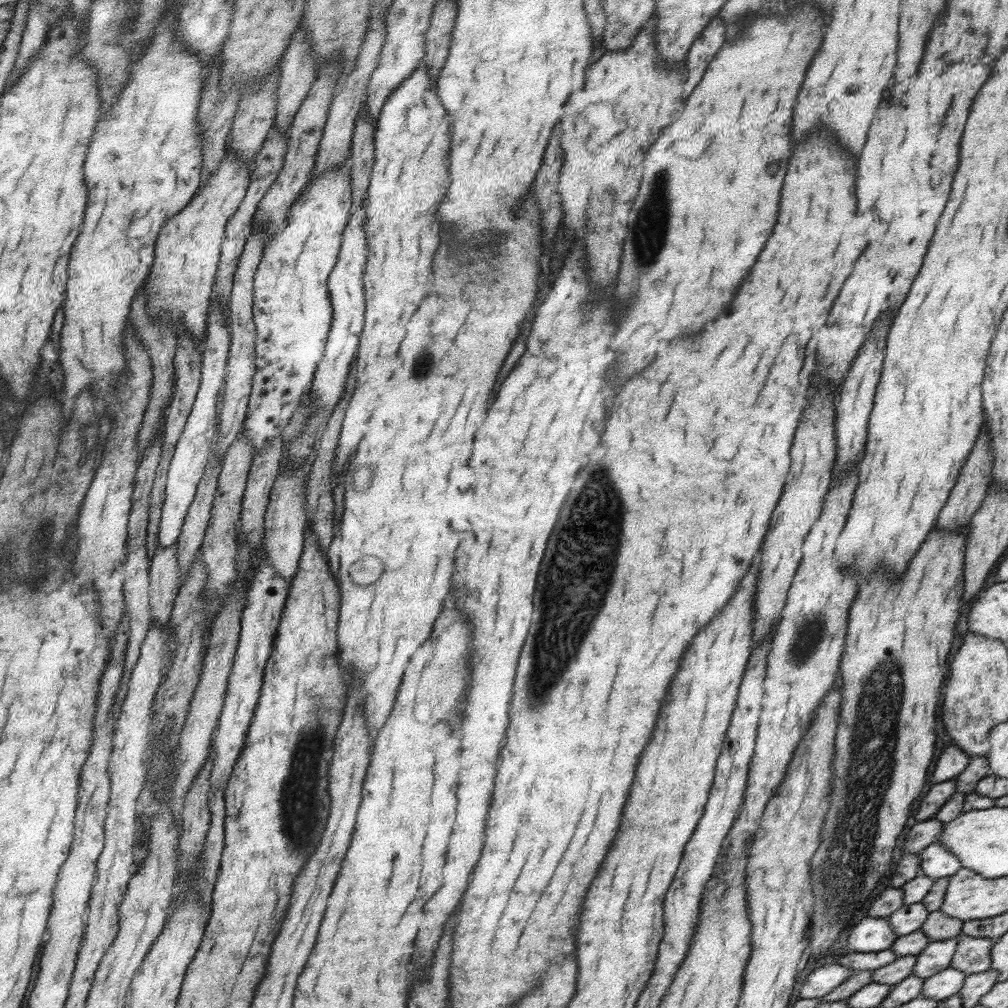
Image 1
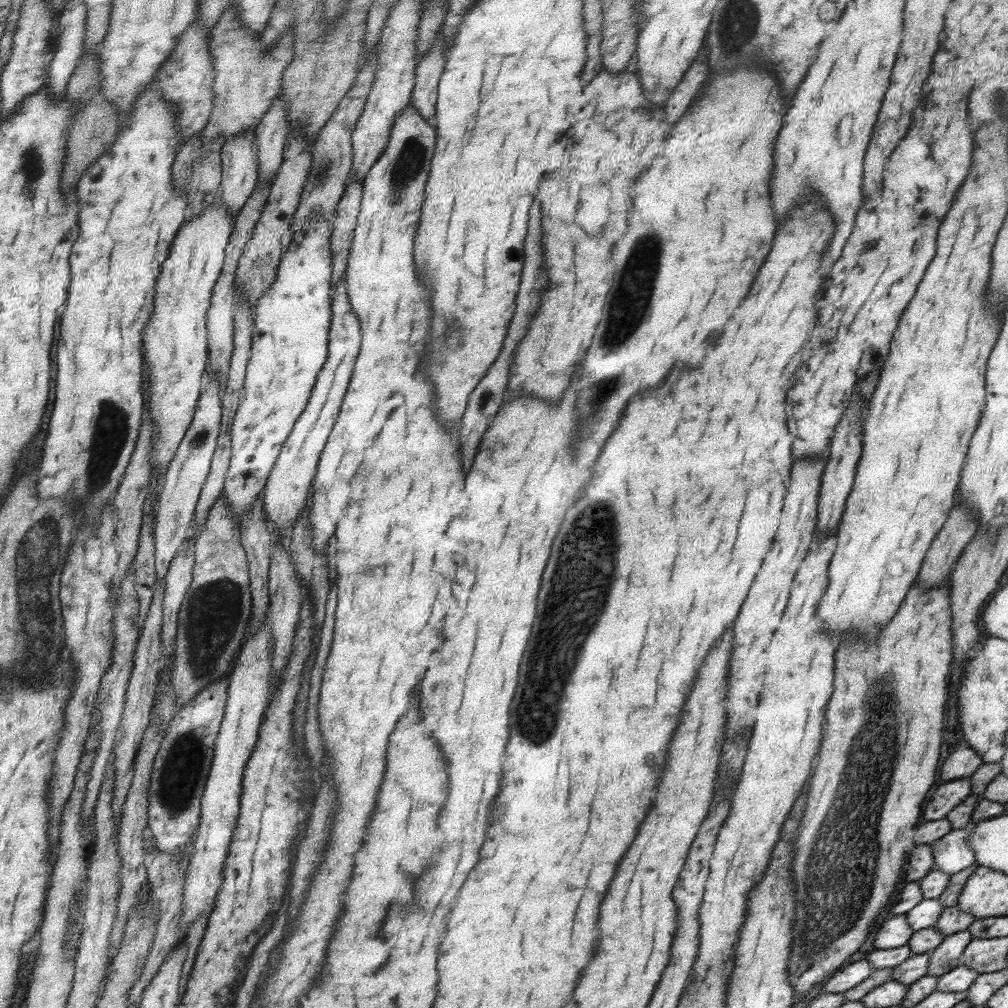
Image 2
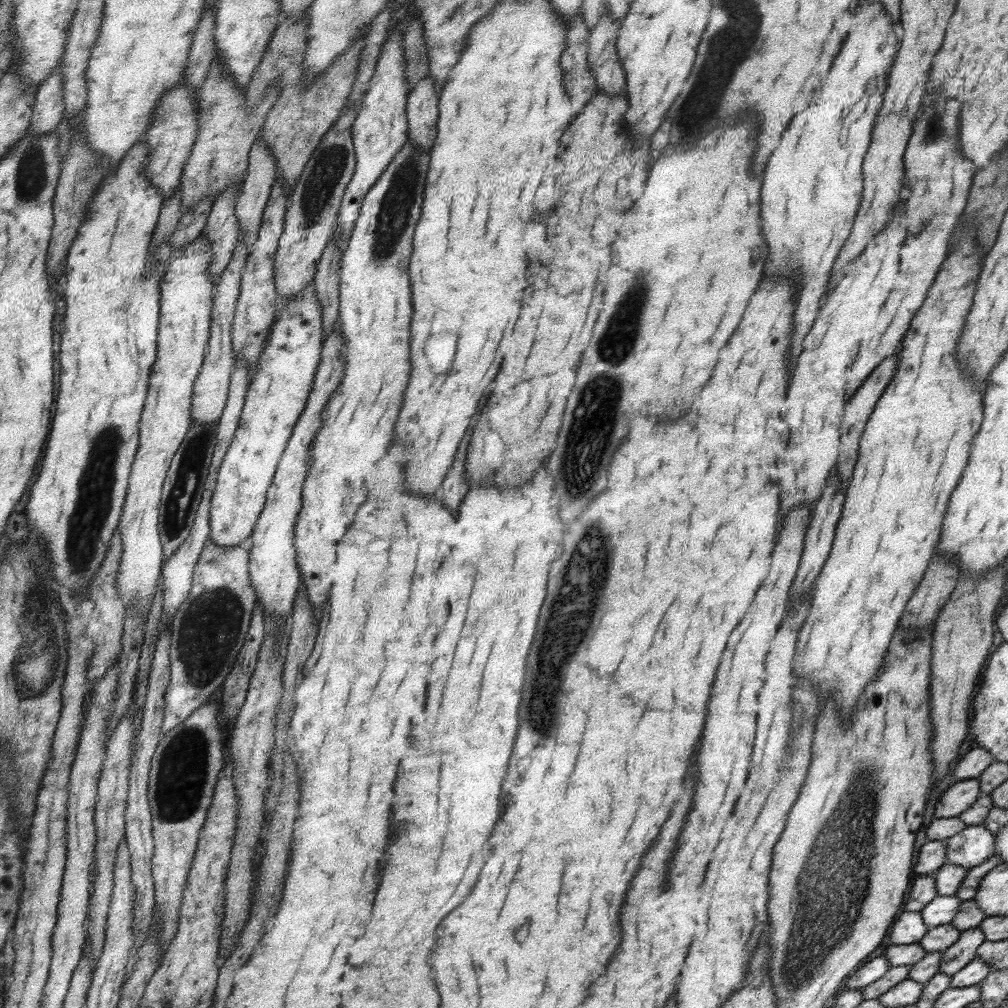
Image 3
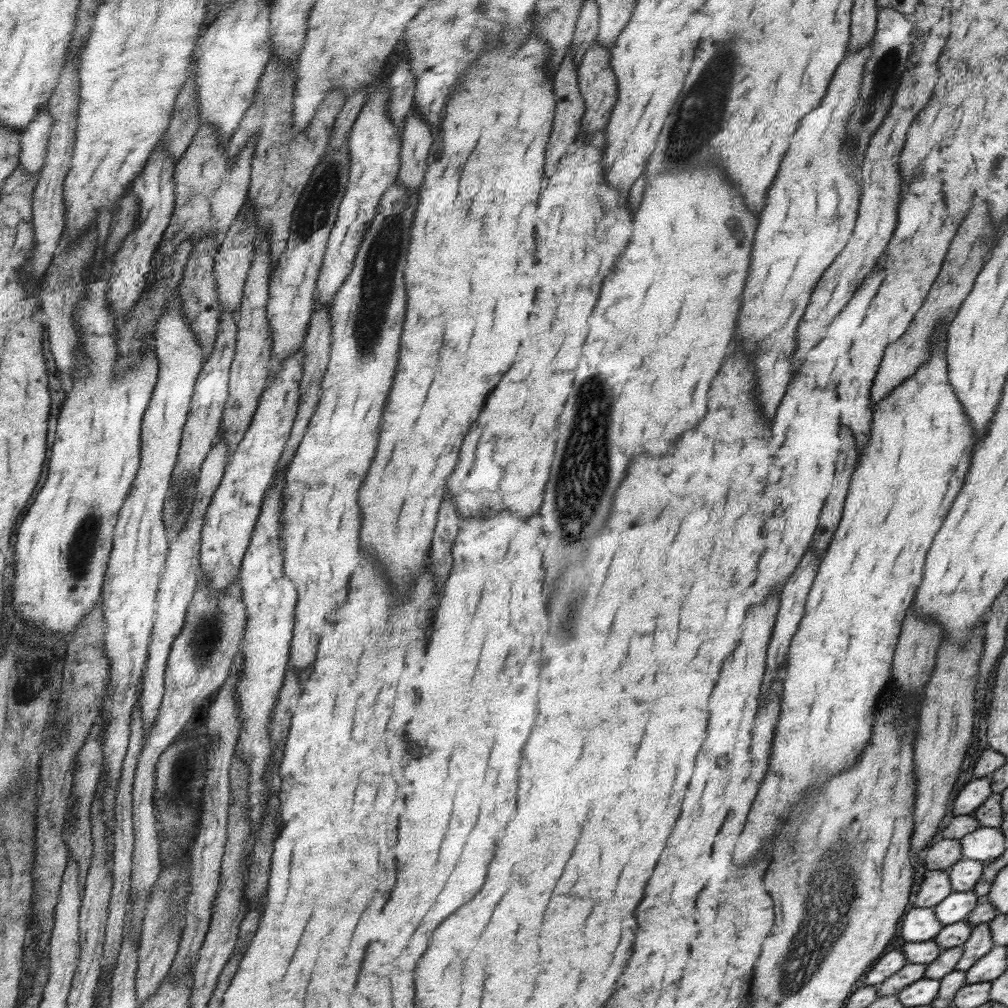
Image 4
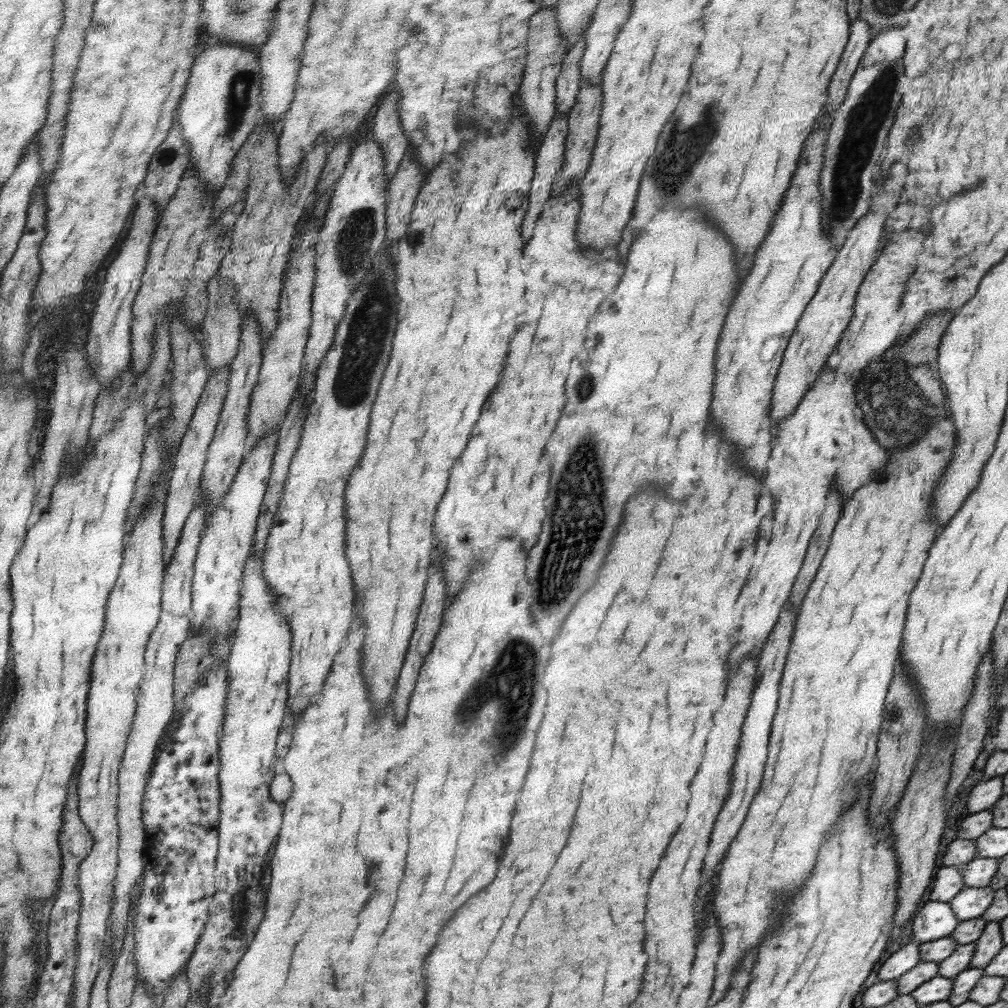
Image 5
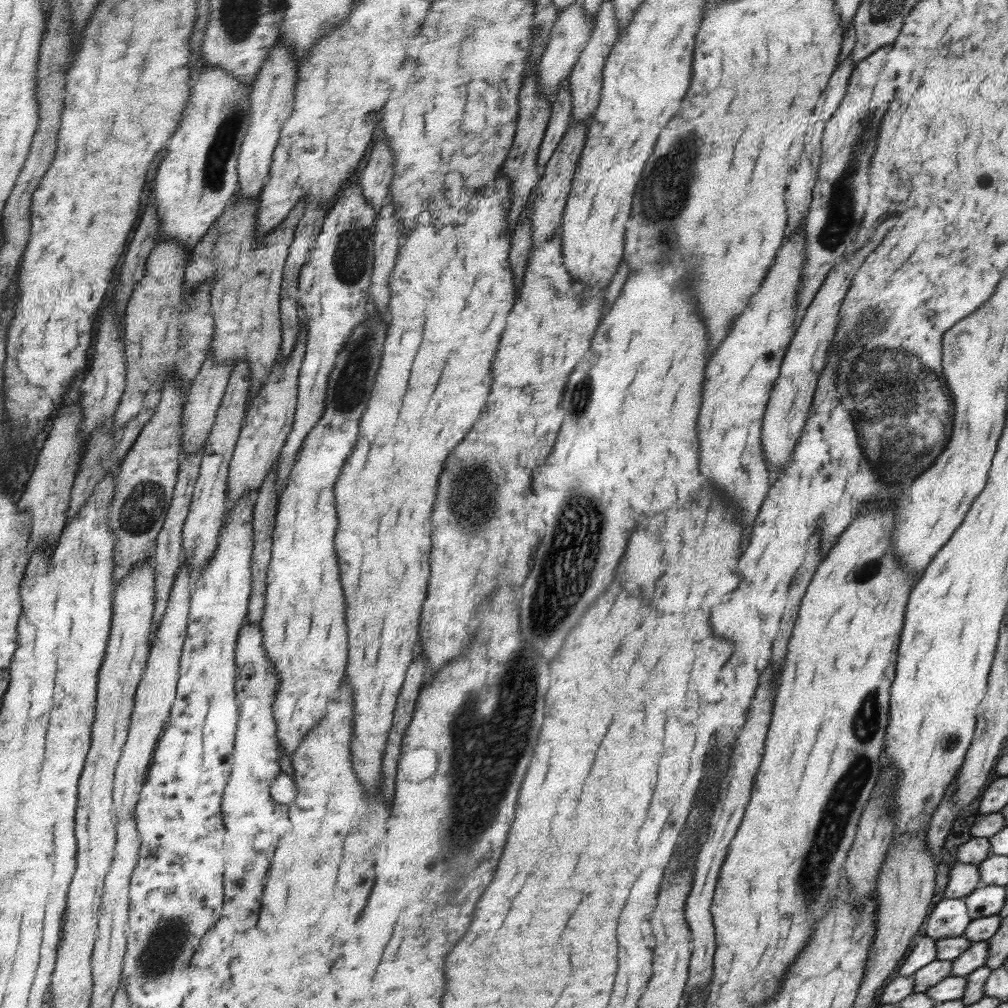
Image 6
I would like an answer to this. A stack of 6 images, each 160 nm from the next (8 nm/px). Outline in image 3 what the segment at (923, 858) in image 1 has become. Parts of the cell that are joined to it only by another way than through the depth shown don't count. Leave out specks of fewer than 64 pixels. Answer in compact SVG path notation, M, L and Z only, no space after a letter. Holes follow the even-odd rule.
M983 825L967 826L946 842L946 859L962 868L980 866L995 849L995 835Z

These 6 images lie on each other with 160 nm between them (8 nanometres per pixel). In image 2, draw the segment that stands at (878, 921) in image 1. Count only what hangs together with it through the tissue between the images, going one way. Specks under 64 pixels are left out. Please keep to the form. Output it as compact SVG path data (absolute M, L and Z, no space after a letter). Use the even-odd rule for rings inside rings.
M905 914L886 916L874 931L874 948L890 949L906 946L913 932Z

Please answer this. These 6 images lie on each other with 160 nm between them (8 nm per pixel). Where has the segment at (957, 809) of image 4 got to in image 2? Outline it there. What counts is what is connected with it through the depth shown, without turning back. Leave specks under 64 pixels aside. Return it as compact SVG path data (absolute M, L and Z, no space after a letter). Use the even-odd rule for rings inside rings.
M968 779L948 781L938 787L932 800L924 806L922 818L926 821L940 820L970 796L971 786Z

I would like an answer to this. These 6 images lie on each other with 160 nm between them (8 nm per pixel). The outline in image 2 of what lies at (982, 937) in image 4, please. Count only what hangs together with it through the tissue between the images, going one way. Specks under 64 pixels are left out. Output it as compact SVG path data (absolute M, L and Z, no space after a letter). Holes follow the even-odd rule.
M962 930L944 937L944 940L930 951L927 975L939 977L962 965L962 954L972 939L973 936L969 930Z

